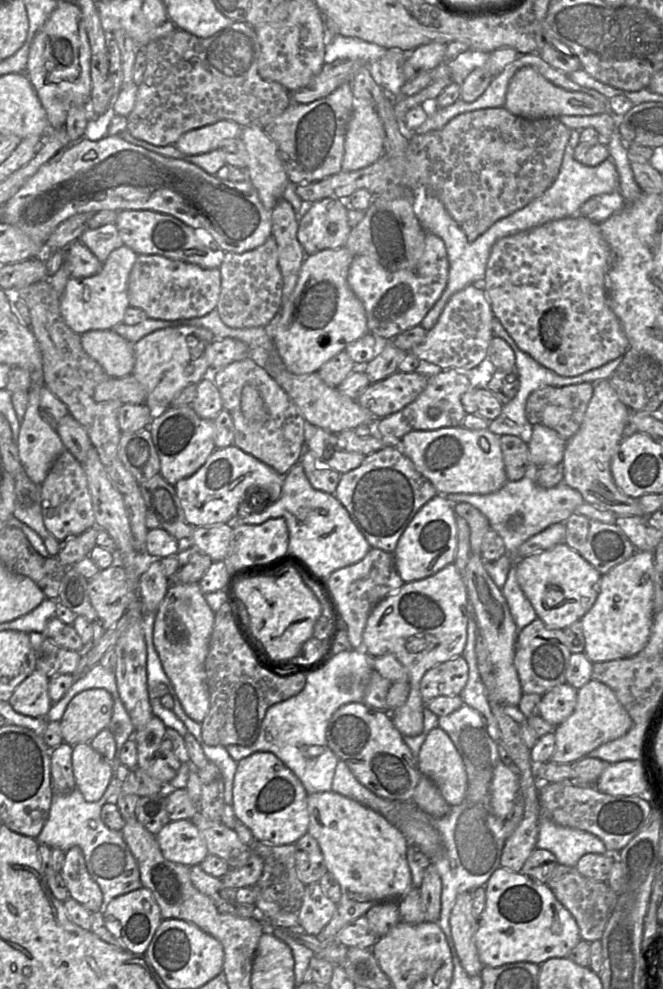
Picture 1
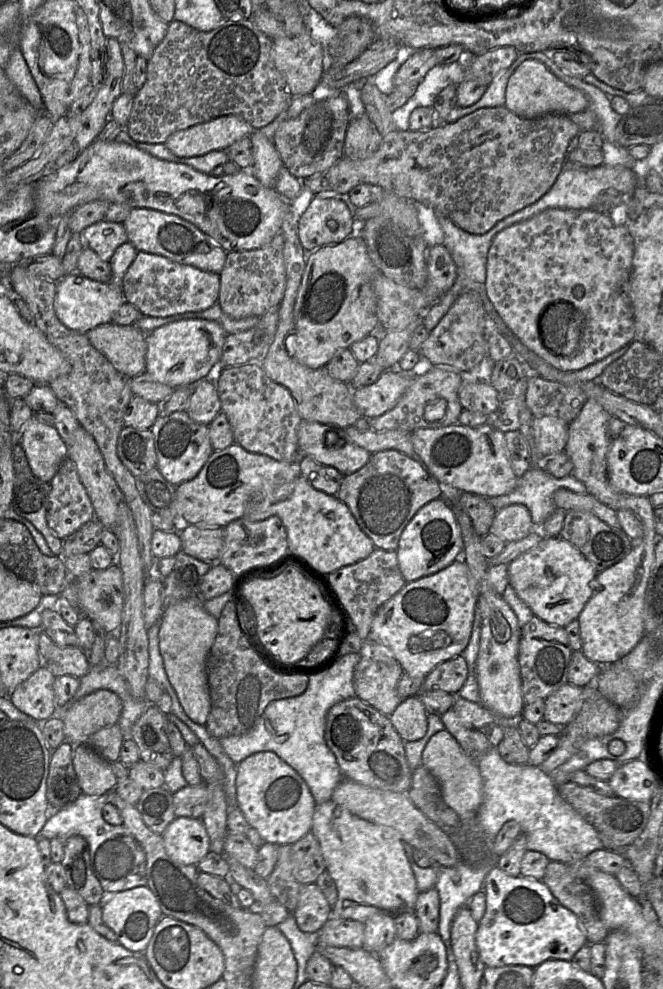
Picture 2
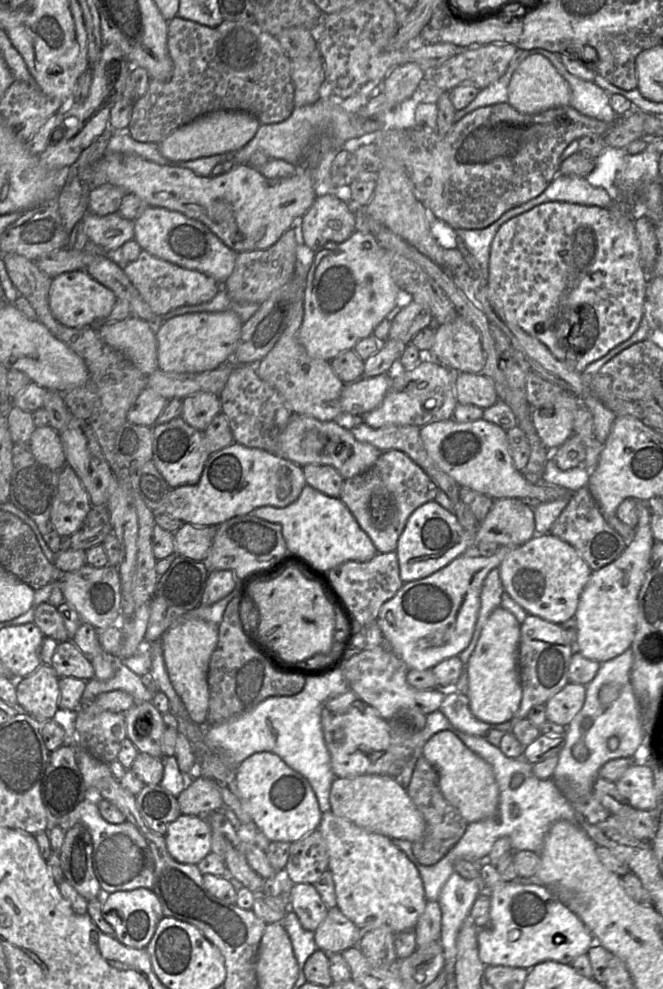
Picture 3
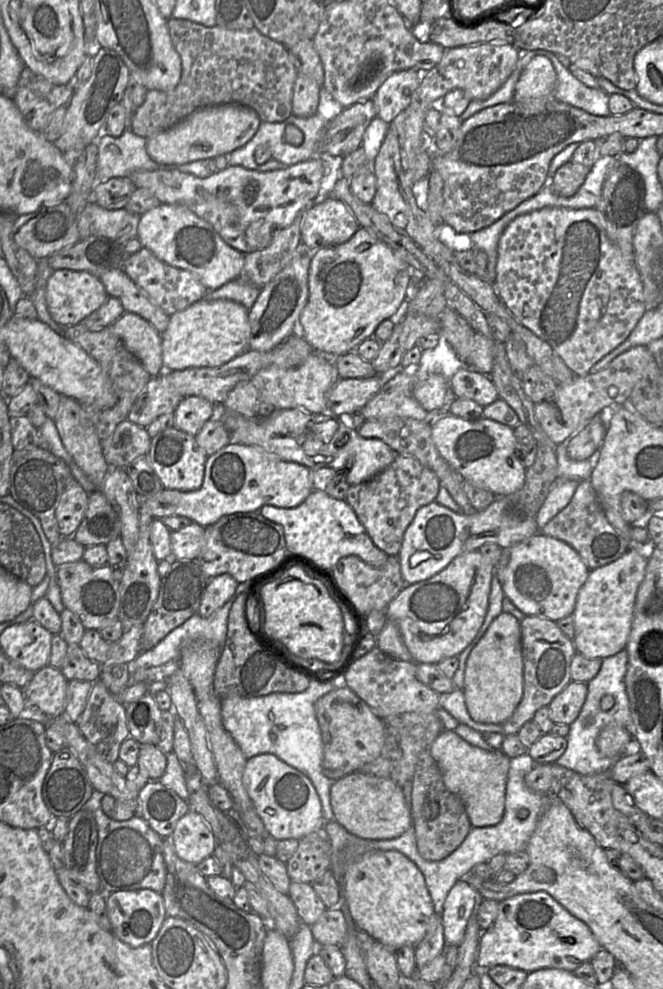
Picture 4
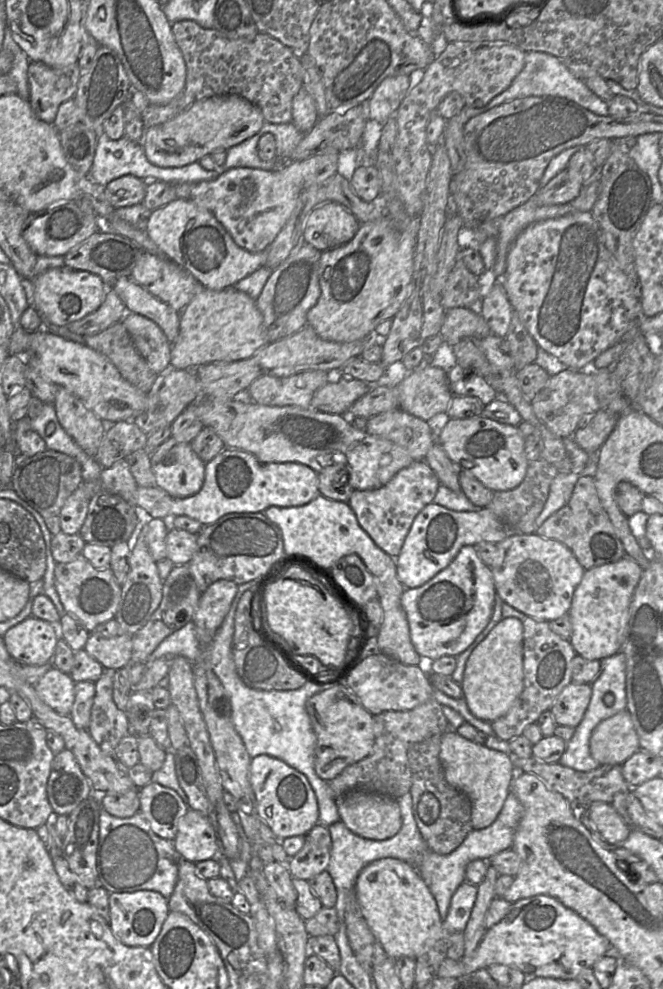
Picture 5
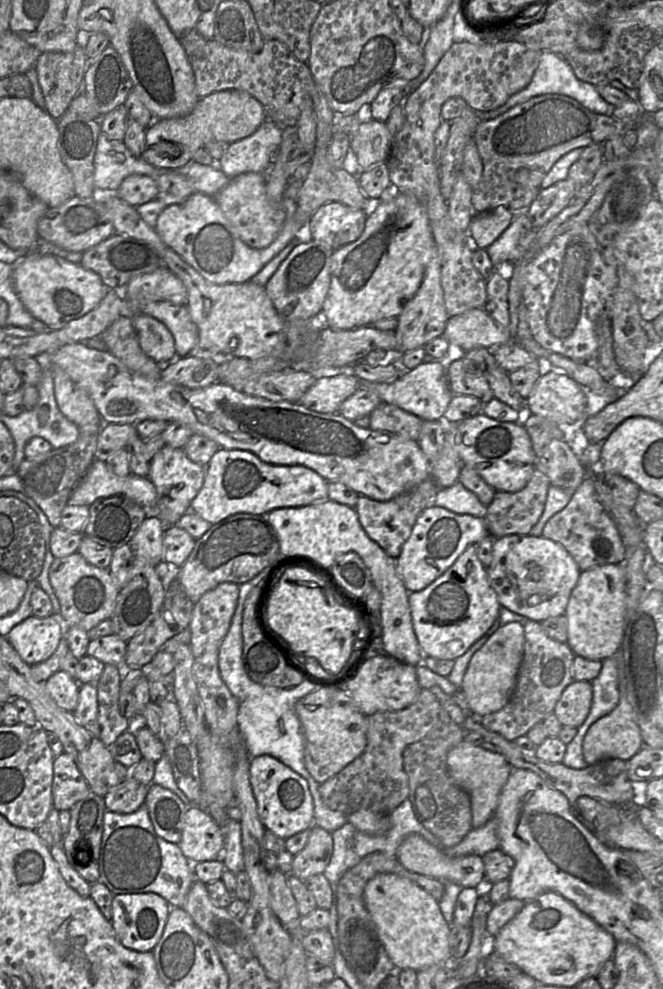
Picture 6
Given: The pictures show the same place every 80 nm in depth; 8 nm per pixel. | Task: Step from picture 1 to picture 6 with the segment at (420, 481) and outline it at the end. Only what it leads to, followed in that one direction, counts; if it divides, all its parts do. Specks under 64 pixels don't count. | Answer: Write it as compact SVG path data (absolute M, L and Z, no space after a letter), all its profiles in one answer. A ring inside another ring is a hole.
M429 477L412 489L388 501L377 501L359 495L354 509L368 537L376 542L390 557L396 559L401 553L403 544L409 538L419 515L426 508L435 506L434 501L438 490L433 478Z

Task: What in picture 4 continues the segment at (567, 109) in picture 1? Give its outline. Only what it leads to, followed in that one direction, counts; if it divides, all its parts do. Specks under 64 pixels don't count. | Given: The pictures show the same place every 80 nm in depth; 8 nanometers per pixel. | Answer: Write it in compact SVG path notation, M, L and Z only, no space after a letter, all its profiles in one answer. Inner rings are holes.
M537 55L523 69L514 89L515 101L552 98L557 84L557 74L552 62Z

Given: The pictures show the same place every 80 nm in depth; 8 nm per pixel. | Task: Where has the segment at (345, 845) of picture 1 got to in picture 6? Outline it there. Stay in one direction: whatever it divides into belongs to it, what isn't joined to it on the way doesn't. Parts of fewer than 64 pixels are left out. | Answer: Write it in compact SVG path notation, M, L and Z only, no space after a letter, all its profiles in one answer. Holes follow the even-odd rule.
M392 873L377 874L365 887L364 902L396 970L419 971L433 965L450 964L451 961L456 961L451 958L449 948L450 924L445 920L439 902L416 883Z

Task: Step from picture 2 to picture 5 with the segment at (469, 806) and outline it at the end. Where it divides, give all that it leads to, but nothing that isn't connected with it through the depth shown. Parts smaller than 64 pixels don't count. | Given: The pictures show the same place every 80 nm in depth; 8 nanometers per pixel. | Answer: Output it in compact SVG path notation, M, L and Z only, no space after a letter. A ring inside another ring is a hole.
M449 729L442 734L439 759L446 781L468 796L471 801L471 822L474 830L489 827L501 812L512 784L514 765L508 751L492 750Z

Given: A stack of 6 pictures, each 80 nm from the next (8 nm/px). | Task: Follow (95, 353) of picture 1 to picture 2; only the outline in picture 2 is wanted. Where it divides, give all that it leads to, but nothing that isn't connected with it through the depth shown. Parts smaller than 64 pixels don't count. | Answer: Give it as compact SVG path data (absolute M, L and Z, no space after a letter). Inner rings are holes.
M99 325L86 333L91 345L120 373L130 378L145 372L147 334L134 325Z

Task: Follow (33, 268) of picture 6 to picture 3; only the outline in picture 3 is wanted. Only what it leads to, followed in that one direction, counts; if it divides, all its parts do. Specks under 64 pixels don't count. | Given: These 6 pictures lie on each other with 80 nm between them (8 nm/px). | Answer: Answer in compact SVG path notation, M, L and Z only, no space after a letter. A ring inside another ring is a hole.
M85 270L62 273L52 278L49 290L49 306L55 319L69 328L96 326L112 311L117 298L115 294L94 280Z

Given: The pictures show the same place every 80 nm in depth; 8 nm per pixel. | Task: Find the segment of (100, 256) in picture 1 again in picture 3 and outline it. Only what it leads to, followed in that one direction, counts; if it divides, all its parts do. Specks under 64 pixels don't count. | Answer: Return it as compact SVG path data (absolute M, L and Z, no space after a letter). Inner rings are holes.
M87 211L82 217L88 239L101 246L109 255L114 256L120 247L134 238L134 221L121 217L117 212L106 216L98 216Z

